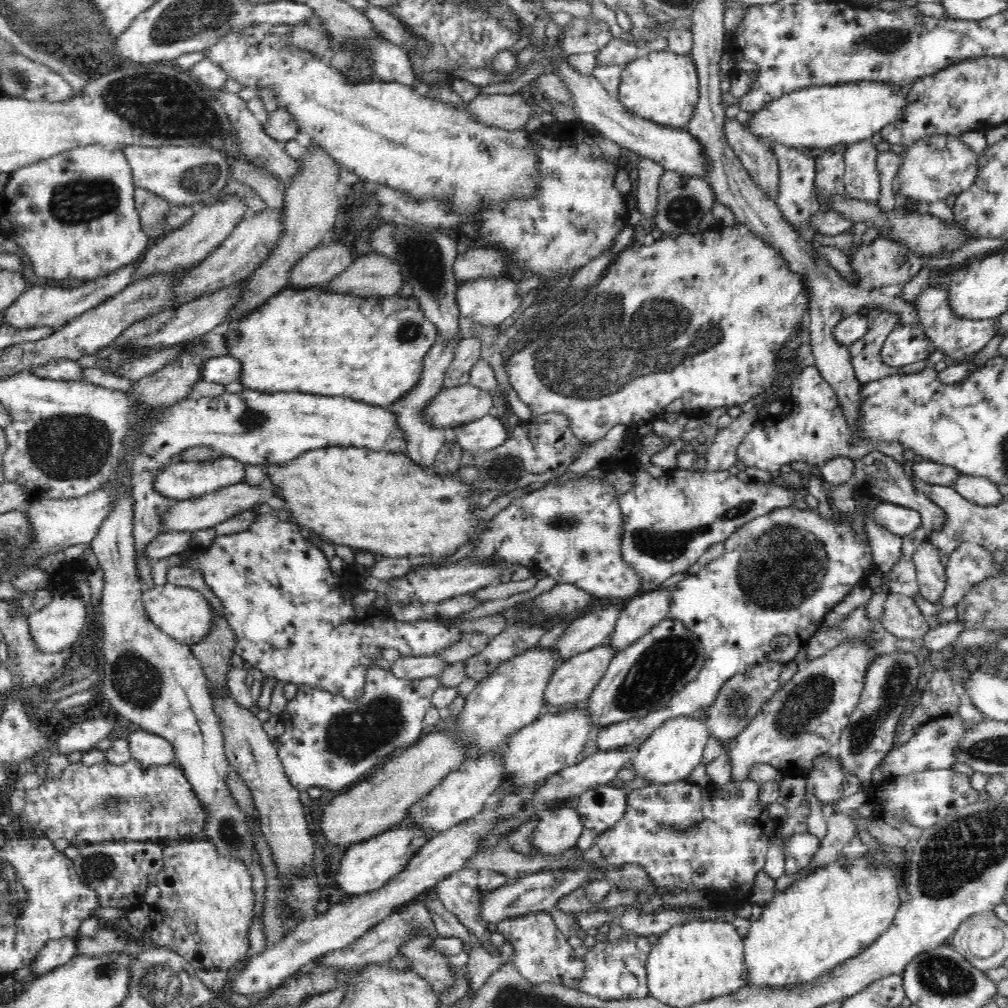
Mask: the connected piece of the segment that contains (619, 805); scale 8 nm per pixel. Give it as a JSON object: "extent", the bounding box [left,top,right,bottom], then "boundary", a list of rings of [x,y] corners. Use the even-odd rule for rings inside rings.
{"extent":[573,785,627,832],"boundary":[[[600,785],[581,794],[573,806],[585,828],[602,832],[624,816],[627,791],[614,785]]]}

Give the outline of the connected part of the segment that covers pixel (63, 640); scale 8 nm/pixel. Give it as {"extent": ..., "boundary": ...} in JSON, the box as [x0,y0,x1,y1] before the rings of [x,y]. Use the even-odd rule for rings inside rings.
{"extent":[28,592,92,652],"boundary":[[[57,592],[53,595],[52,602],[44,608],[31,612],[28,624],[32,637],[38,643],[38,647],[46,652],[59,652],[62,647],[70,647],[86,631],[92,621],[90,605],[84,604],[84,600],[71,592]]]}

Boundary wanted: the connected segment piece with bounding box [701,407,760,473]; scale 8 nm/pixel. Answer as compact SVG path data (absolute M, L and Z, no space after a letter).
M745 407L745 411L734 419L732 424L716 434L712 446L705 451L704 462L706 464L701 471L712 473L730 470L738 460L737 450L740 441L759 418L754 408Z

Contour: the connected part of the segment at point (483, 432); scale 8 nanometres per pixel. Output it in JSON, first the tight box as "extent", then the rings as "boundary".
{"extent":[451,413,508,454],"boundary":[[[490,413],[481,416],[478,420],[468,421],[464,426],[451,430],[458,443],[469,454],[478,454],[488,449],[497,448],[506,442],[508,430],[500,417]]]}

